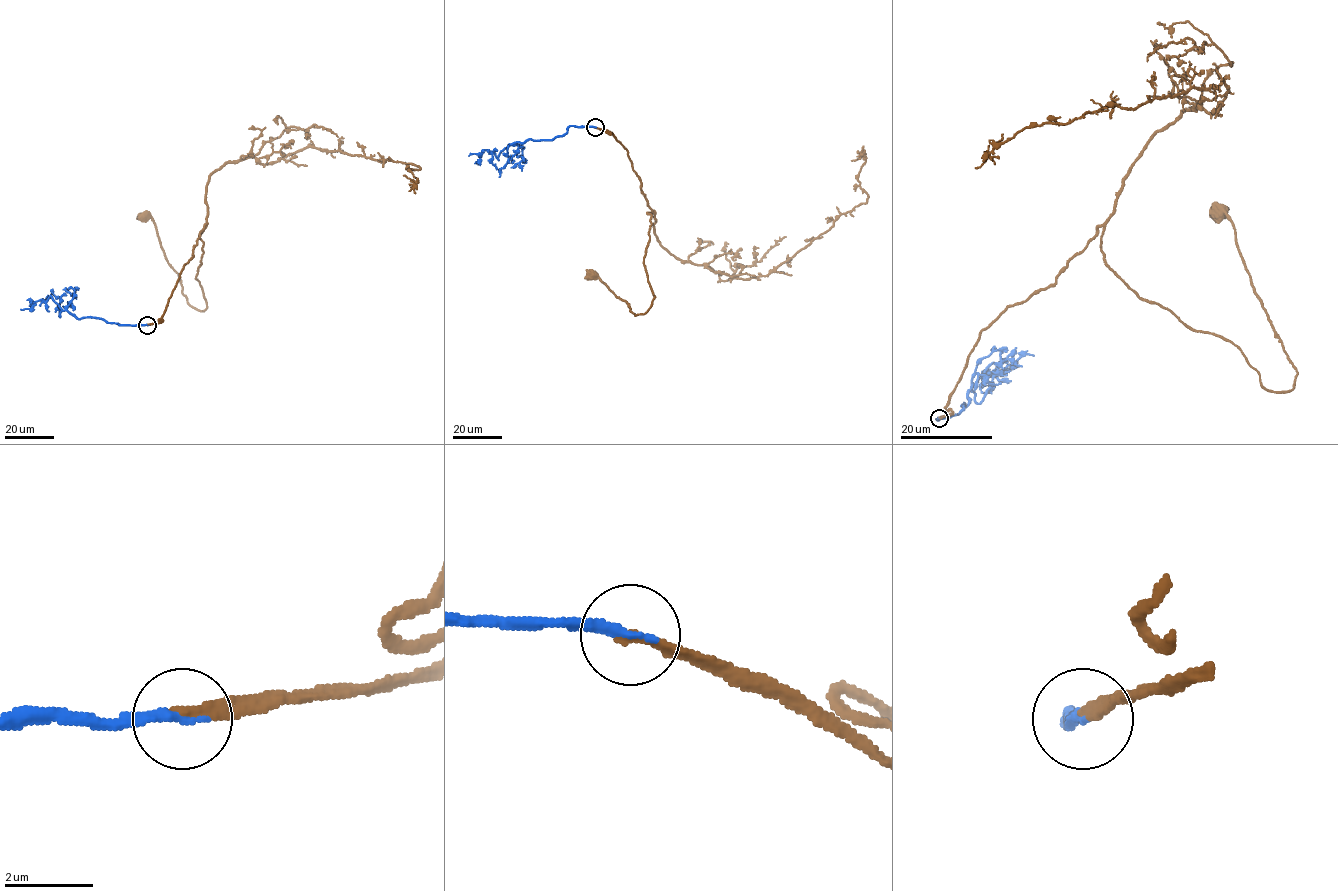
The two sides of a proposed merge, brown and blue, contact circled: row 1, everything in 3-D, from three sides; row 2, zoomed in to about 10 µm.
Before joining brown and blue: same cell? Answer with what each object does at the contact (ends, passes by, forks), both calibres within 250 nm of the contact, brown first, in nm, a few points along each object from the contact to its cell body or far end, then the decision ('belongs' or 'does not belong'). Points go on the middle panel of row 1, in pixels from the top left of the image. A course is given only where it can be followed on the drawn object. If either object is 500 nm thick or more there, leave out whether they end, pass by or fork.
brown ends; blue ends; calibres 260 and 240 nm; course brown (595, 127), (625, 148), (654, 211), (647, 213), (644, 260), (652, 305), (635, 315), (593, 274); course blue (595, 127), (570, 126), (566, 133), (551, 140), (509, 144), (497, 157), (483, 149), (469, 156); belongs

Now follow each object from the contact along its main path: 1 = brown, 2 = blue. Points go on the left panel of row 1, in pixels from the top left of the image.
1: (147, 324), (162, 321), (206, 223), (196, 278), (207, 307), (198, 310), (145, 216)
2: (147, 324), (76, 318), (51, 295), (45, 302), (41, 299), (21, 309)

